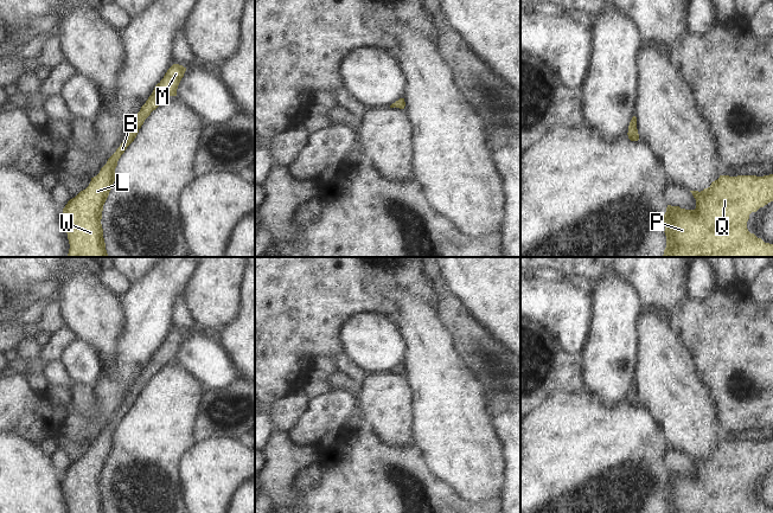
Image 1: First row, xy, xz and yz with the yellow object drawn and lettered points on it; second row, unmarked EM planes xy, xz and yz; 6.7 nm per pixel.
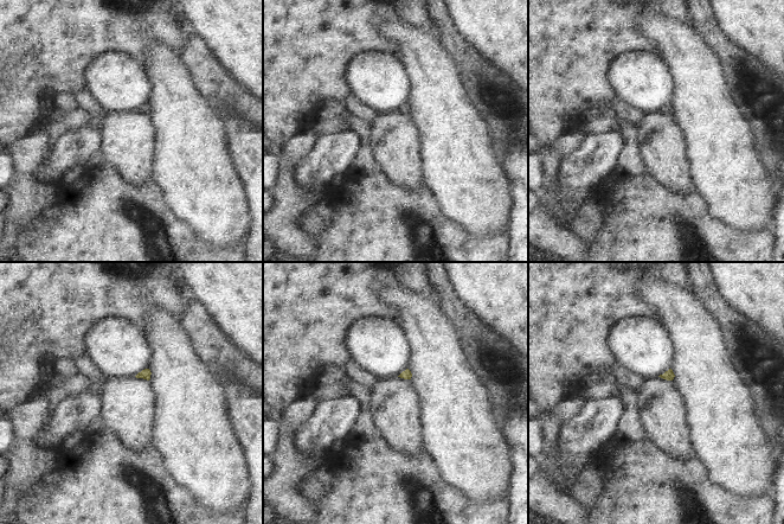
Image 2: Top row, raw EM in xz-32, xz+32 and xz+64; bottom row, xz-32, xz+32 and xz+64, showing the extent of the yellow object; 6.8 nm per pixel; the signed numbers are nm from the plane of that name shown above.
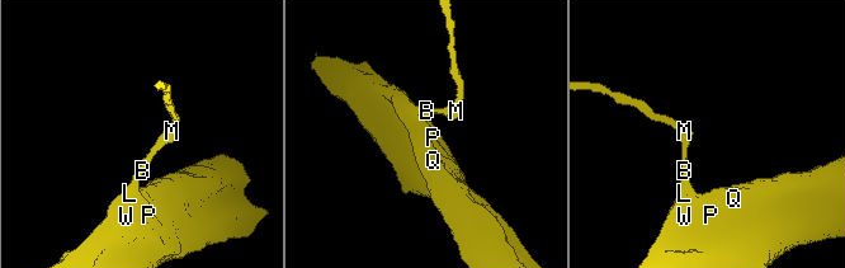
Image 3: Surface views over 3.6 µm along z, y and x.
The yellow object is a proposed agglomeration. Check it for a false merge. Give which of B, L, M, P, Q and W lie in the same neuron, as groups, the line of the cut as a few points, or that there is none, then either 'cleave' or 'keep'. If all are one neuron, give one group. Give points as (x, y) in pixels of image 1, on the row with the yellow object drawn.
B L M P Q W | no cut | keep

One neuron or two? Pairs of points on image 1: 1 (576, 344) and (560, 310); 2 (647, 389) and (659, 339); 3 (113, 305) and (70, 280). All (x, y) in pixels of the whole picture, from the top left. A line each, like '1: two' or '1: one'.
1: one
2: one
3: one

